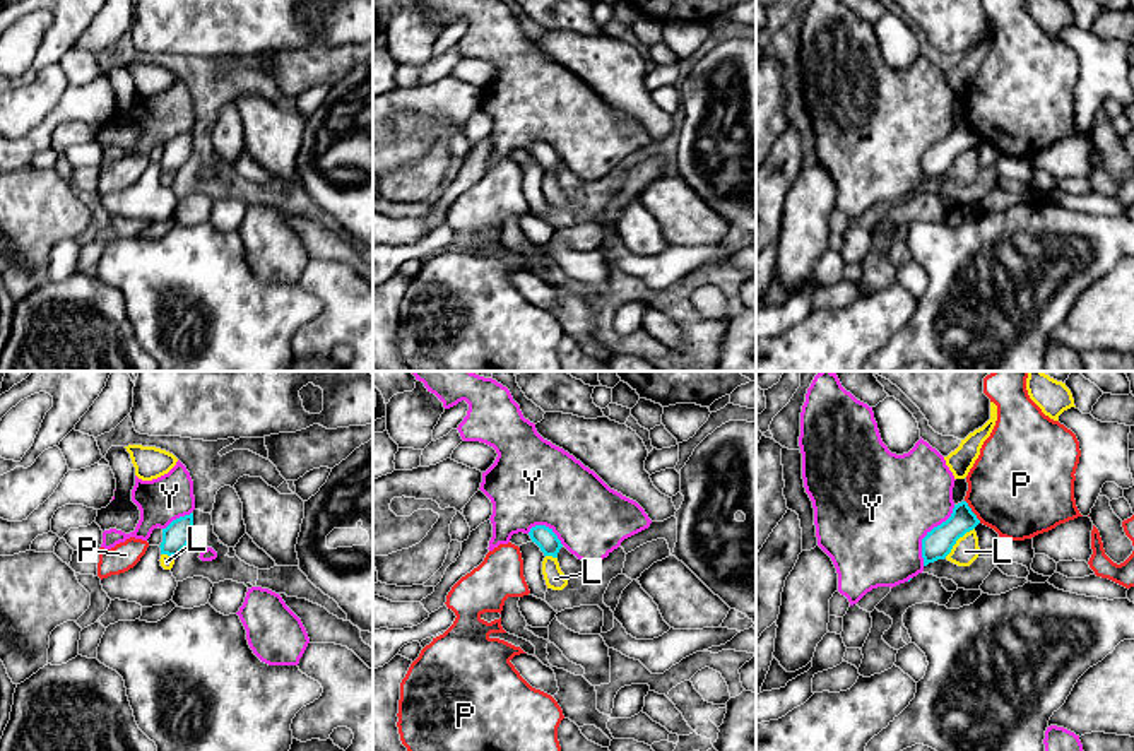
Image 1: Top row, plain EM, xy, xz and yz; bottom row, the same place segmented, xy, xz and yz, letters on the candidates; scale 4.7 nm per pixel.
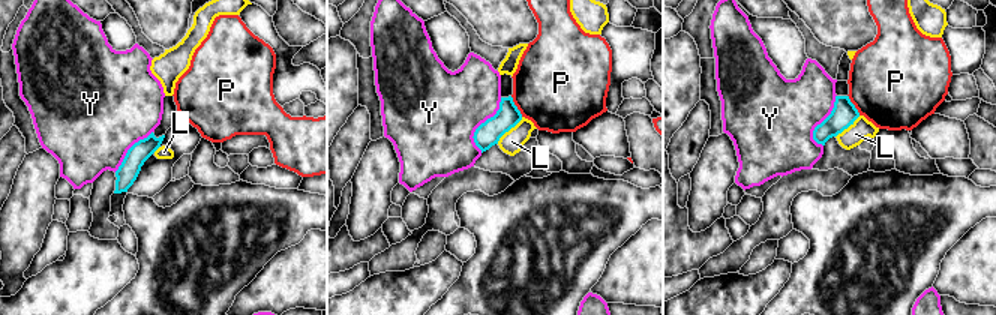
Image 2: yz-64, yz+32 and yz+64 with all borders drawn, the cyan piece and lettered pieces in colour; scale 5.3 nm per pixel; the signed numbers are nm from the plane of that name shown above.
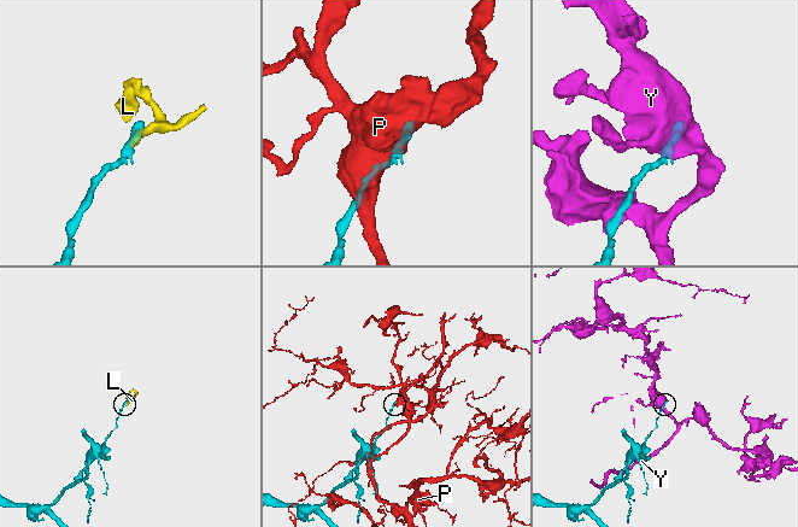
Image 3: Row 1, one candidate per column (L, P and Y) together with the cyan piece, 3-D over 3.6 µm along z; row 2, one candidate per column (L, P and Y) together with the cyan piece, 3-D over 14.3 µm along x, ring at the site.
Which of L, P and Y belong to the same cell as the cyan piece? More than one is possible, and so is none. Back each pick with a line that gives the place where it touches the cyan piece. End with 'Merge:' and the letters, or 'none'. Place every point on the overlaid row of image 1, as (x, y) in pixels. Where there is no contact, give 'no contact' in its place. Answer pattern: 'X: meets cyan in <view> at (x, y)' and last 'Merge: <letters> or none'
Merge: none

